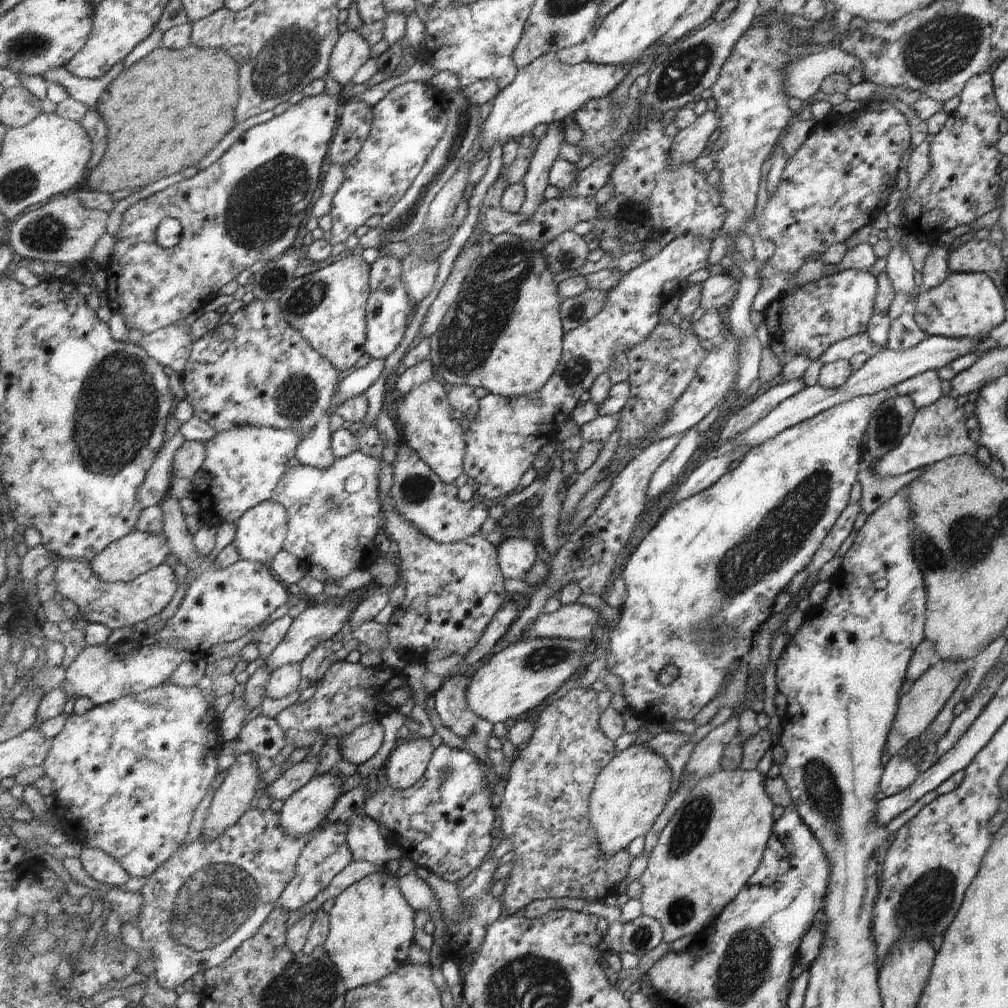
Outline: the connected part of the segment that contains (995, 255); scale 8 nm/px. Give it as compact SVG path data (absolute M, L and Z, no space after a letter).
M969 239L948 252L947 266L950 272L976 272L992 275L1003 266L1000 248L988 240Z

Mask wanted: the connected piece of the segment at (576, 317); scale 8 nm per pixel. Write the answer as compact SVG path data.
M605 288L587 289L575 298L564 299L561 305L561 316L565 332L579 328L582 324L595 318L608 303L608 292Z

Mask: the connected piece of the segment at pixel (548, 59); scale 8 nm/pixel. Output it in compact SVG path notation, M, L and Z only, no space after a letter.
M558 53L536 58L535 62L520 68L516 79L494 98L492 111L484 120L481 130L481 147L487 150L485 155L497 143L504 146L507 141L530 135L539 124L562 123L573 117L590 100L611 95L634 66L633 63L604 65L589 60L578 65L568 65L560 59Z

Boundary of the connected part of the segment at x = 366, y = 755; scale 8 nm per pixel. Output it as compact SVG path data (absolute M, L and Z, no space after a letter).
M373 721L344 736L339 752L343 760L359 766L382 749L384 737L383 721Z

